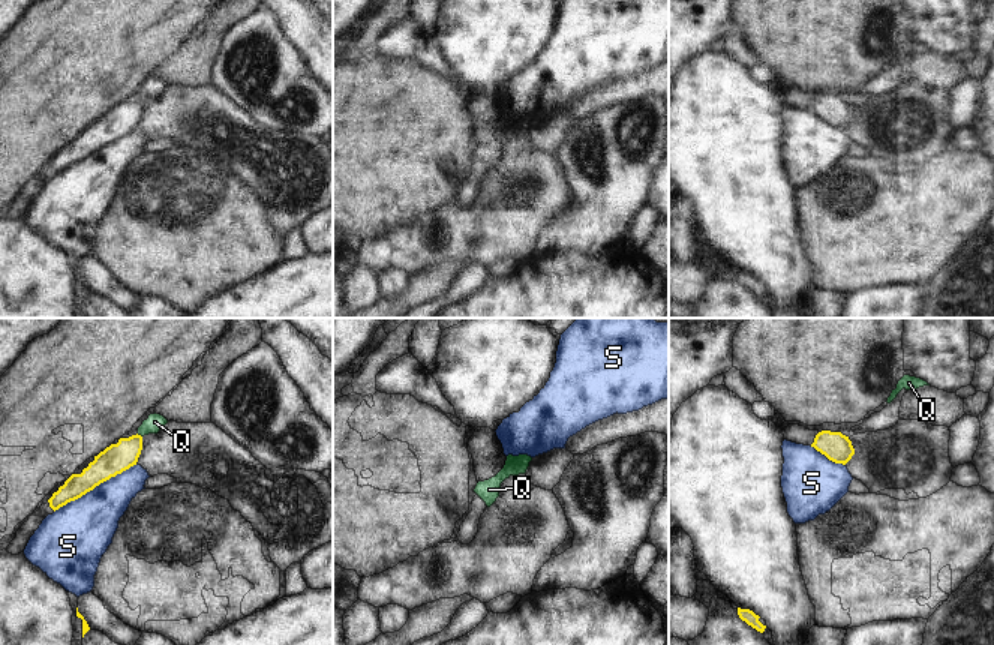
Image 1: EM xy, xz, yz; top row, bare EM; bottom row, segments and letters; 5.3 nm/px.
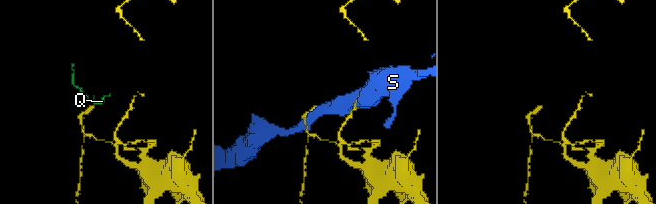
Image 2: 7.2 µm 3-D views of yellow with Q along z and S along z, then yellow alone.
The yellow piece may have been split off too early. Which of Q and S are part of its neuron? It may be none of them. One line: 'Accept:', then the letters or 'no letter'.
Accept: no letter

